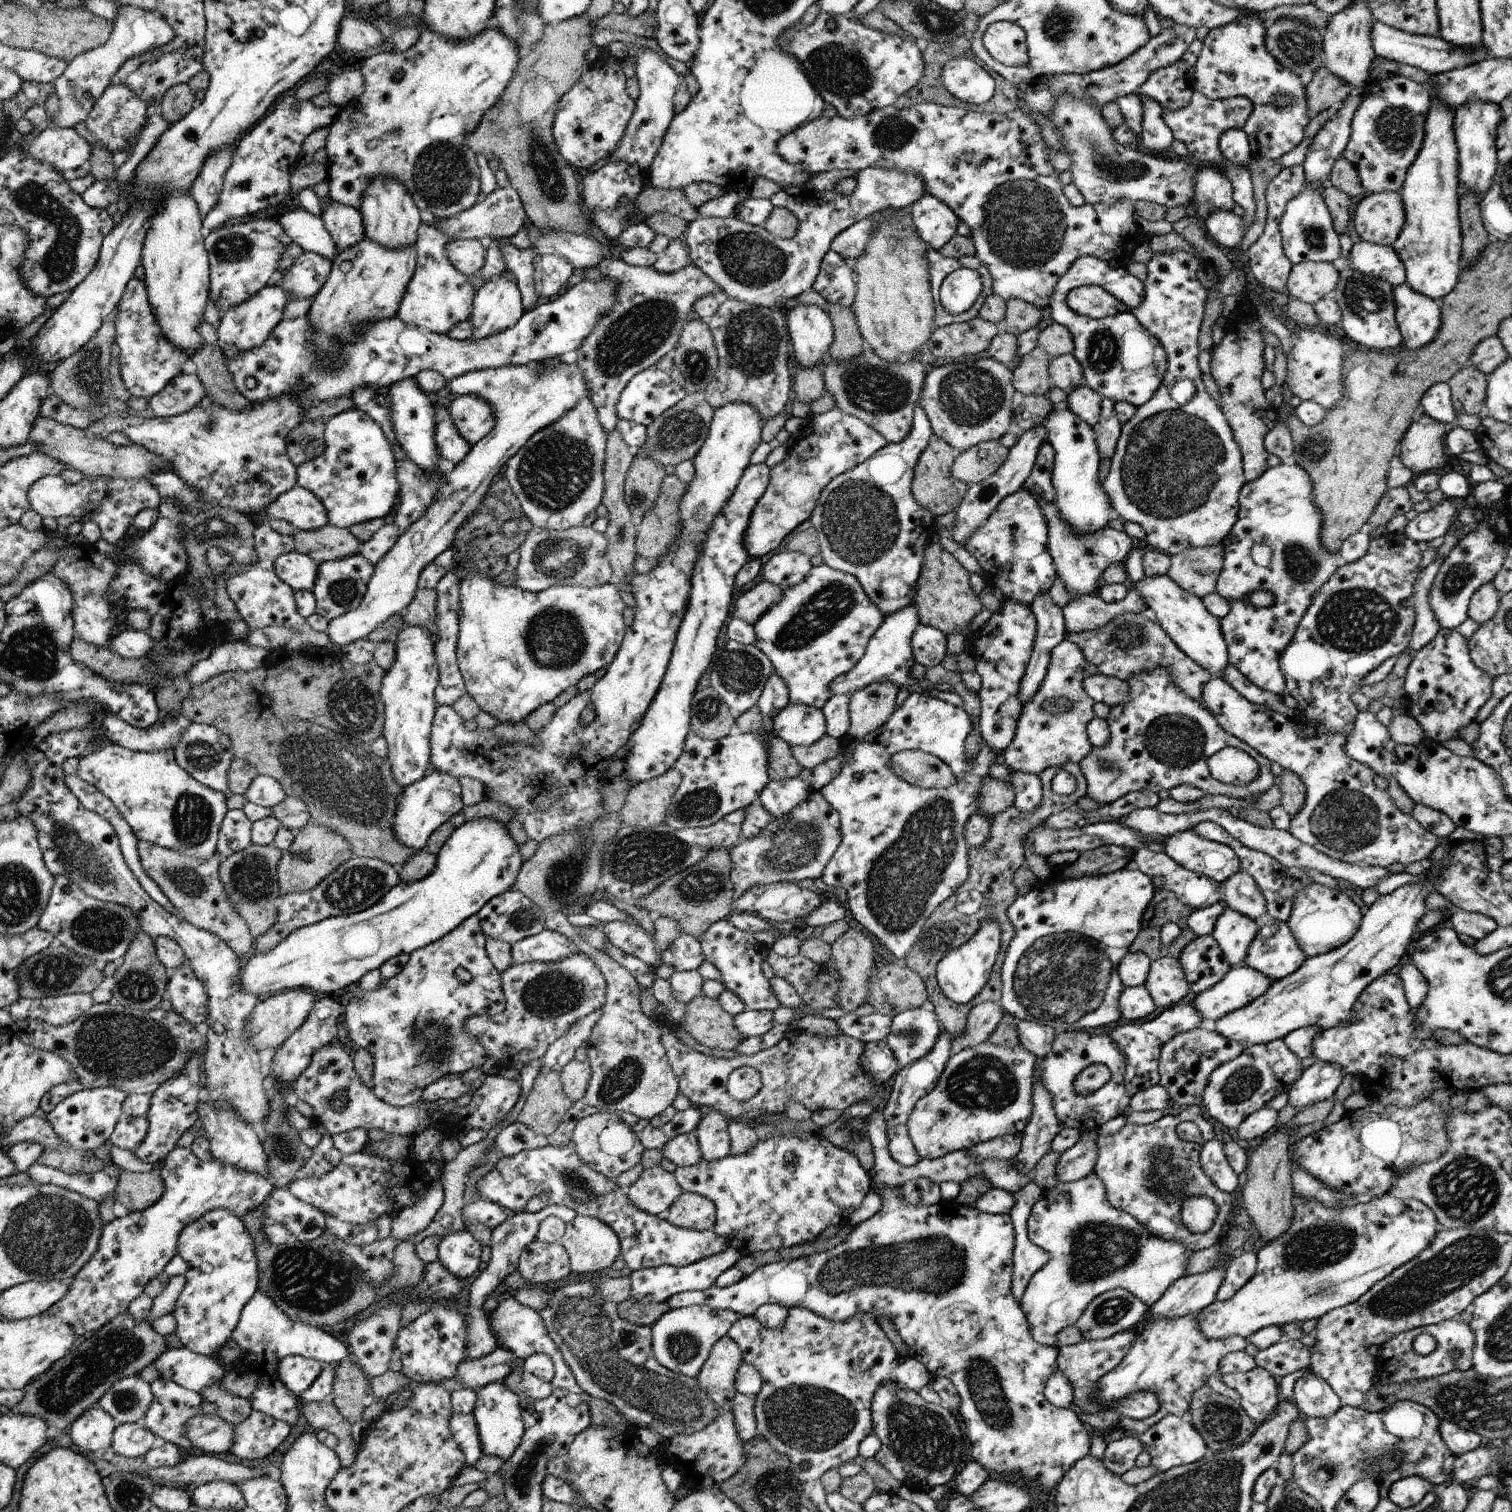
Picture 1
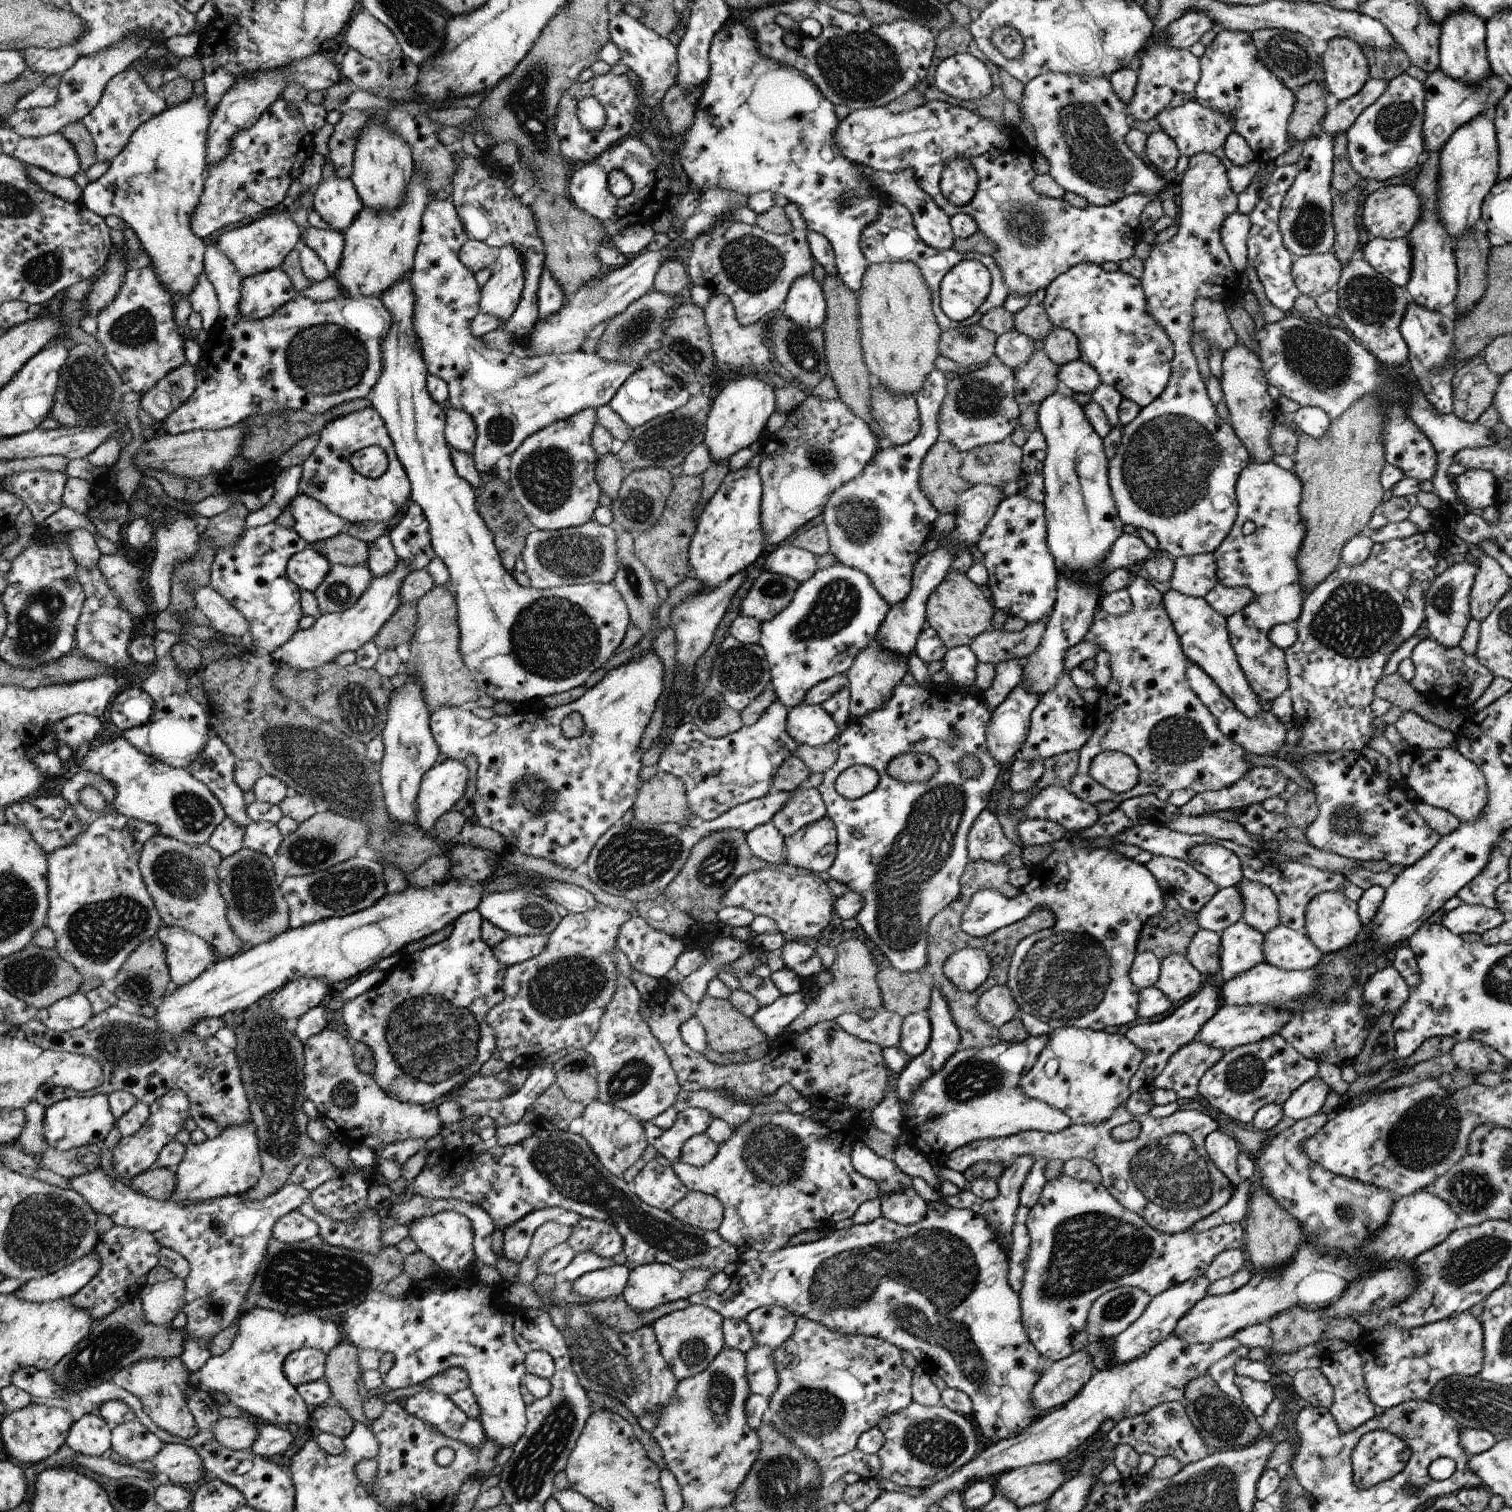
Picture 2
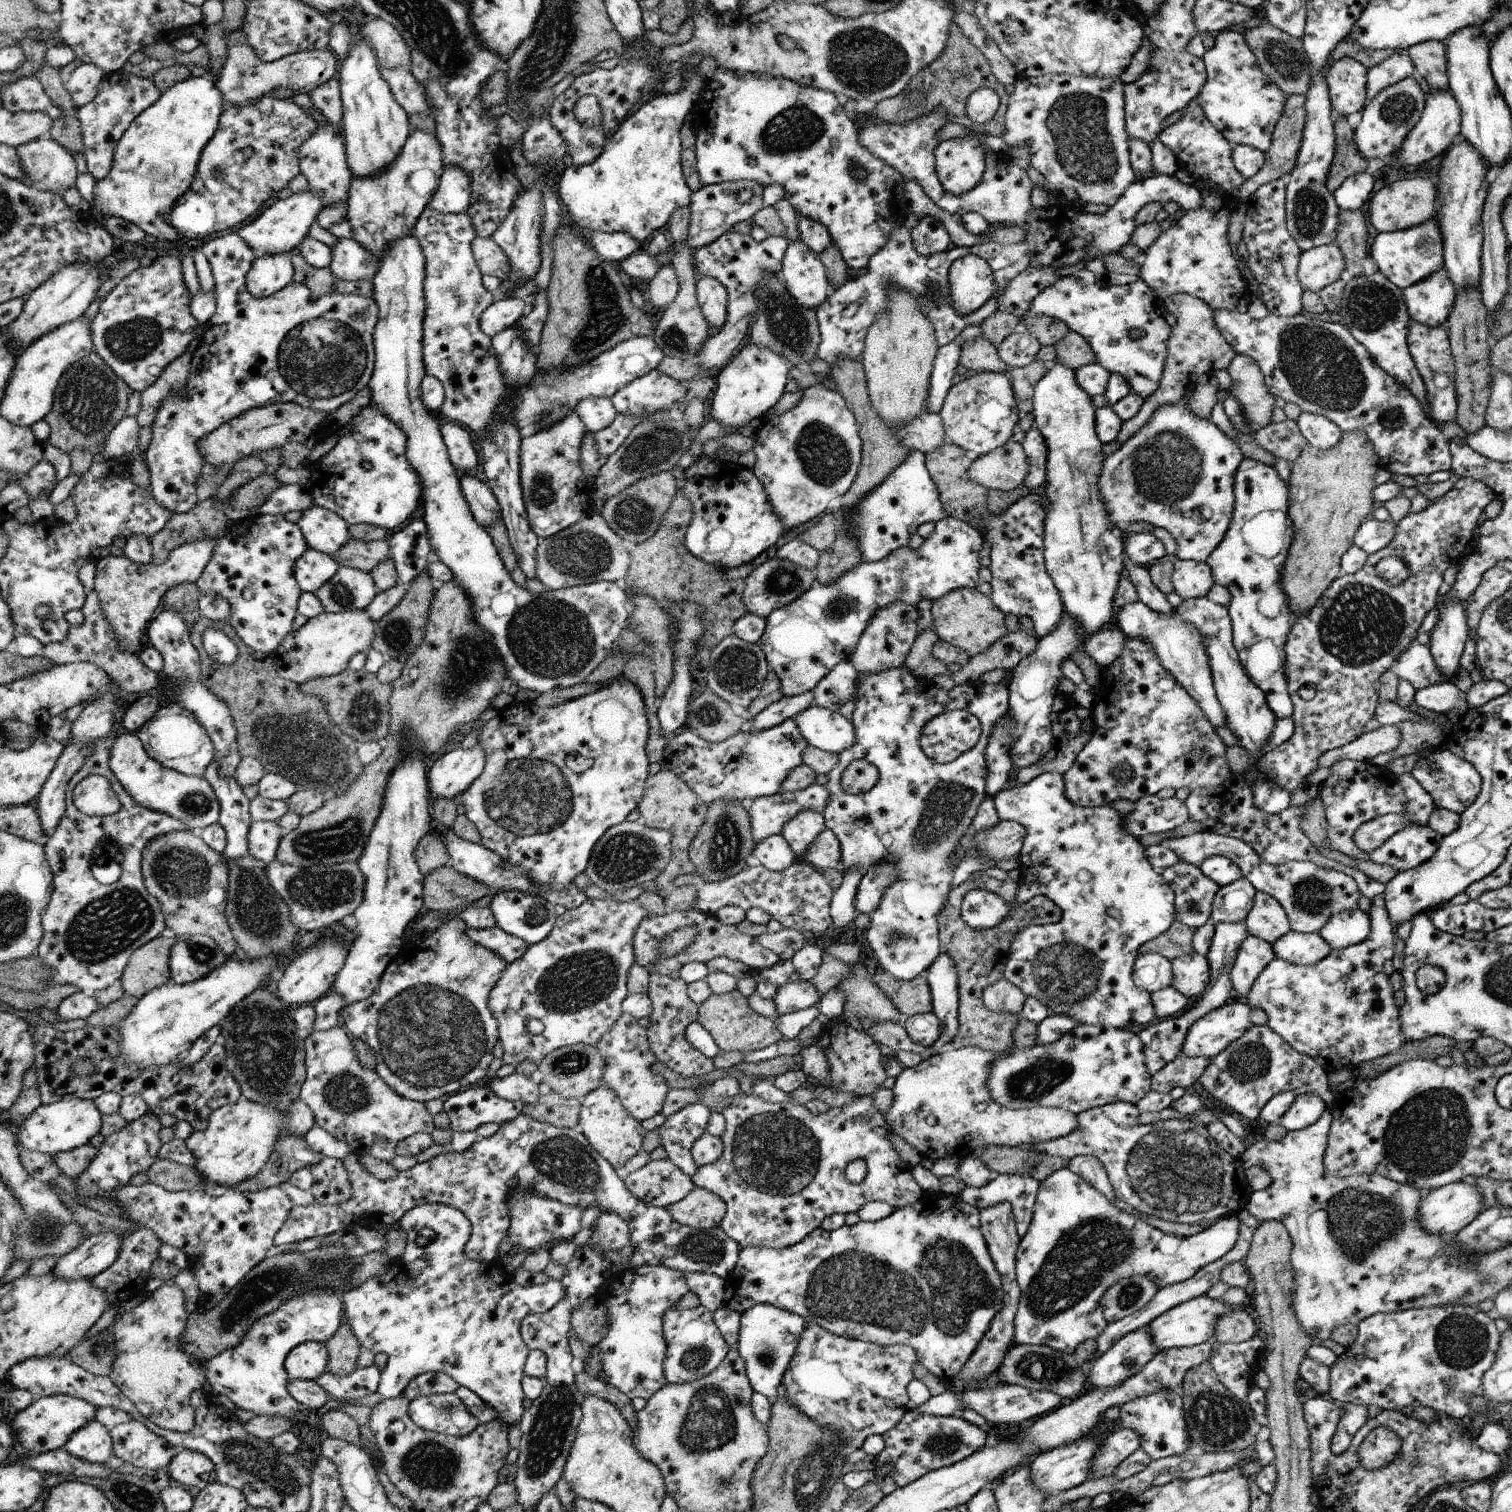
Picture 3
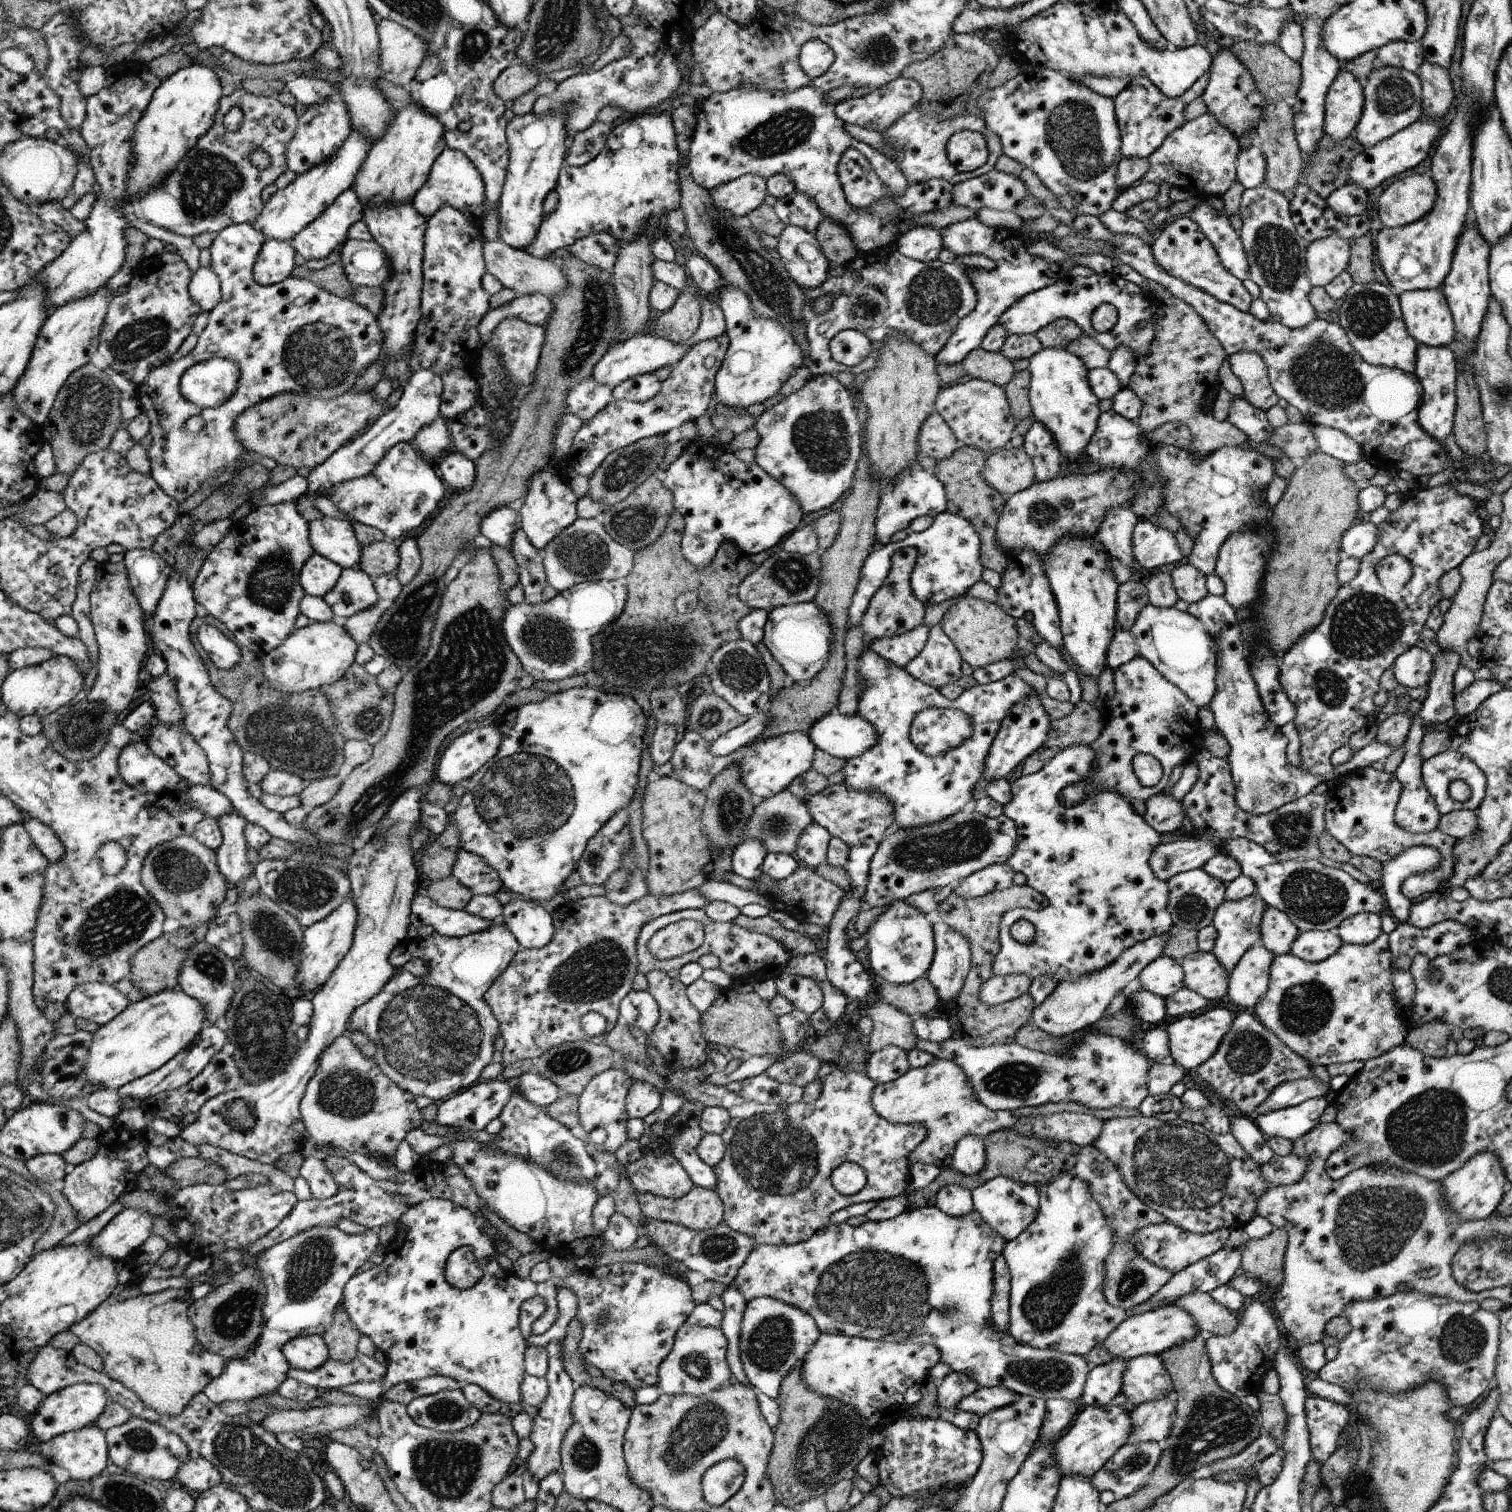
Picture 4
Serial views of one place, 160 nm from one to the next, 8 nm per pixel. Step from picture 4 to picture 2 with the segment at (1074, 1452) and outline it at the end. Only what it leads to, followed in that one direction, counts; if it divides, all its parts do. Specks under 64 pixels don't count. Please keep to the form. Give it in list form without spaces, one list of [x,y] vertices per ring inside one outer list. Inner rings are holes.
[[[1040,1463],[1003,1472],[992,1480],[994,1495],[999,1493],[1019,1508],[1046,1502],[1064,1482],[1065,1470],[1059,1463]]]

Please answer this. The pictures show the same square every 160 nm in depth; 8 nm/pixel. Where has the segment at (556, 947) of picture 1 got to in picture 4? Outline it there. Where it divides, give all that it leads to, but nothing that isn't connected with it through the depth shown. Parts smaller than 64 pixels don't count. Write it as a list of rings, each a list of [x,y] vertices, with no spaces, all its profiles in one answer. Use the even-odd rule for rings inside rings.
[[[418,894],[413,901],[413,926],[420,929],[424,925],[432,926],[435,932],[446,937],[462,937],[472,932],[482,932],[492,926],[492,921],[474,916],[473,913],[456,911],[436,904],[428,895]]]

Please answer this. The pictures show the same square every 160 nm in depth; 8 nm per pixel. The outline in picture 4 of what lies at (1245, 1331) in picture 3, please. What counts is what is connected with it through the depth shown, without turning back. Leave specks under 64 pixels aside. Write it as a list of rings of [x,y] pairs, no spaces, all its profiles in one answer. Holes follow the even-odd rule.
[[[1190,1292],[1174,1302],[1168,1302],[1168,1305],[1186,1310],[1186,1314],[1194,1318],[1198,1331],[1203,1335],[1224,1336],[1228,1332],[1232,1334],[1238,1326],[1236,1314],[1215,1302],[1210,1293]]]

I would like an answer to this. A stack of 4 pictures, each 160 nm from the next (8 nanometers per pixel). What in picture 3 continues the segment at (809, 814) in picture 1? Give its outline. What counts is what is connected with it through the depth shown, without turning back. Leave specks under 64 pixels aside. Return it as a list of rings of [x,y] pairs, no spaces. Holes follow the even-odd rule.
[[[826,827],[817,839],[806,849],[802,859],[815,869],[839,868],[841,864],[841,843],[831,828]]]

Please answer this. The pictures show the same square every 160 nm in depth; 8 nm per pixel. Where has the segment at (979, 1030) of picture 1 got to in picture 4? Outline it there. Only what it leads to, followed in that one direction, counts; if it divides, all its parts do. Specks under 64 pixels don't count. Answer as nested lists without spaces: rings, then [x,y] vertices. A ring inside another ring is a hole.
[[[1026,974],[992,975],[979,989],[978,1000],[982,1000],[986,1006],[994,1007],[1026,994],[1031,984],[1032,978]]]

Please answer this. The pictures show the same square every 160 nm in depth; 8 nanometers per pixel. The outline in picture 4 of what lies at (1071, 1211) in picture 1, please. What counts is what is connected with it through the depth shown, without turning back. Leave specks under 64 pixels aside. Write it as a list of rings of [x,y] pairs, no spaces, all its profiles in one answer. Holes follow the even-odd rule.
[[[1073,1172],[1062,1174],[1038,1190],[1036,1220],[1014,1240],[1006,1242],[1003,1251],[1011,1281],[1007,1332],[1016,1343],[1024,1346],[1040,1350],[1053,1348],[1084,1357],[1129,1316],[1122,1308],[1102,1304],[1104,1260],[1112,1248],[1112,1228],[1106,1226],[1106,1216],[1092,1198],[1088,1186]],[[1169,1221],[1161,1224],[1152,1224],[1138,1230],[1136,1238],[1136,1250],[1159,1268],[1166,1268],[1168,1272],[1177,1274],[1180,1270],[1184,1270],[1188,1266],[1219,1252],[1223,1249],[1226,1240],[1231,1232],[1228,1228],[1220,1228],[1215,1232],[1206,1235],[1186,1232],[1182,1228],[1178,1228]]]

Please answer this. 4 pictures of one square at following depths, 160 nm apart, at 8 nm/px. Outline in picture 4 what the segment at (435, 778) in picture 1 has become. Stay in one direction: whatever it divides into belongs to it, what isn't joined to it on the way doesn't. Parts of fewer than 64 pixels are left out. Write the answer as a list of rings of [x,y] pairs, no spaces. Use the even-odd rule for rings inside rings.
[[[496,723],[477,728],[455,738],[442,752],[437,780],[442,784],[460,784],[479,771],[500,751],[504,734]]]

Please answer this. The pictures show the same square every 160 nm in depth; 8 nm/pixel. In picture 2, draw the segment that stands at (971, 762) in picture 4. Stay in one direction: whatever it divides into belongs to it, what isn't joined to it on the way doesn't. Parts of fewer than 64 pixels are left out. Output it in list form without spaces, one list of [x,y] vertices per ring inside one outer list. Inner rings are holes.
[[[964,684],[913,687],[898,685],[892,698],[879,709],[853,718],[843,733],[836,738],[839,746],[838,760],[827,770],[817,787],[828,815],[837,829],[837,856],[826,878],[845,884],[862,897],[861,909],[855,919],[868,938],[880,948],[892,966],[902,972],[919,971],[928,963],[928,930],[934,916],[958,898],[961,880],[968,870],[968,836],[978,815],[990,802],[1001,764],[987,749],[986,727],[991,717],[982,694],[970,694]],[[907,752],[932,755],[939,764],[937,773],[925,783],[905,783],[886,773],[890,760]],[[962,754],[978,757],[983,772],[978,778],[964,780],[958,770]],[[854,765],[864,765],[876,770],[879,783],[872,792],[859,799],[847,799],[835,789],[837,776]]]

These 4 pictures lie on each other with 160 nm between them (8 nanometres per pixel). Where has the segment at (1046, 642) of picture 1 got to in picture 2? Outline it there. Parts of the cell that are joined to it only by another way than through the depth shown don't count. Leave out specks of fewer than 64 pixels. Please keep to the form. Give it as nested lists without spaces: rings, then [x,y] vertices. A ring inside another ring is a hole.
[[[1018,683],[1006,700],[991,714],[986,727],[987,749],[990,754],[1005,766],[1011,763],[1016,752],[1025,743],[1031,721],[1031,712],[1036,708],[1039,696],[1030,692],[1022,683]]]

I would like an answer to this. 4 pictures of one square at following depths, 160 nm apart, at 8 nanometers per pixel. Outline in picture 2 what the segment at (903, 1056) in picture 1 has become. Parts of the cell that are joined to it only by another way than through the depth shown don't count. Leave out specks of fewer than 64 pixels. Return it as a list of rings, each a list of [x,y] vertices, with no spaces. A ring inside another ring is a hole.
[[[914,1013],[906,1015],[902,1019],[900,1031],[900,1047],[908,1059],[920,1056],[928,1046],[931,1039],[931,1022],[926,1013]]]

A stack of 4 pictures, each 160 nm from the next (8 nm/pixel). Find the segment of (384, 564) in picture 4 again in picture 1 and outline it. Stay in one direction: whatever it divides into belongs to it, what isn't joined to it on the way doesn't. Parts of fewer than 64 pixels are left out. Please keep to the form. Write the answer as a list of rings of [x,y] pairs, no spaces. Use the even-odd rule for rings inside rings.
[[[326,523],[316,530],[295,530],[292,536],[296,542],[295,550],[313,557],[320,566],[325,561],[345,559],[359,554],[361,542],[349,531]]]

